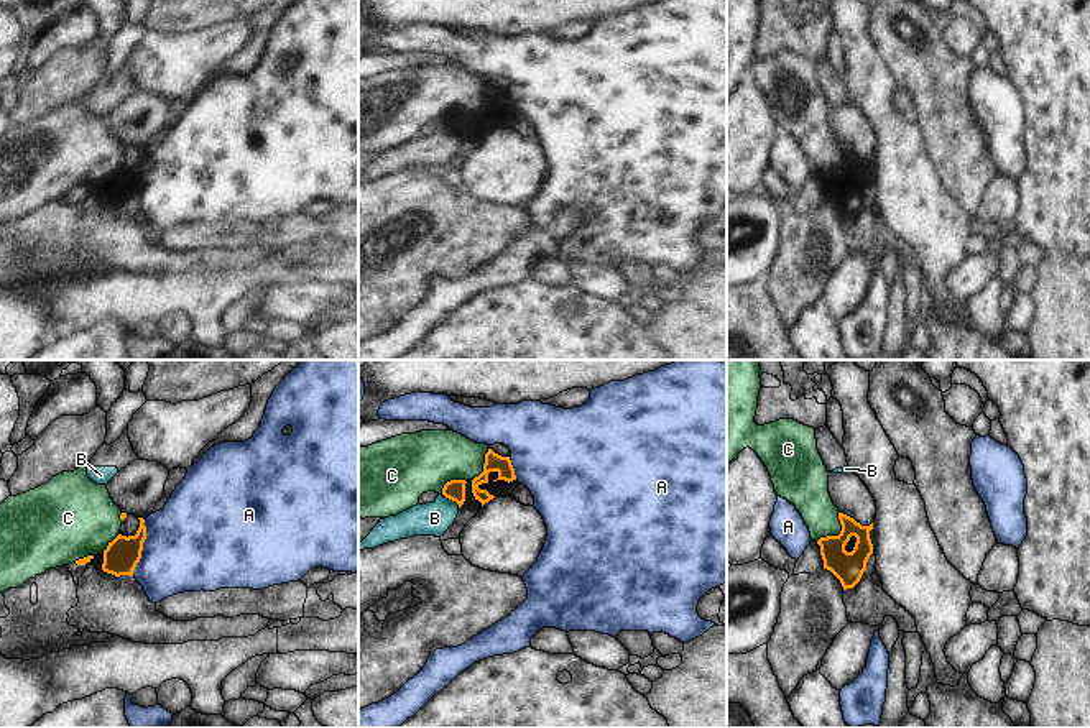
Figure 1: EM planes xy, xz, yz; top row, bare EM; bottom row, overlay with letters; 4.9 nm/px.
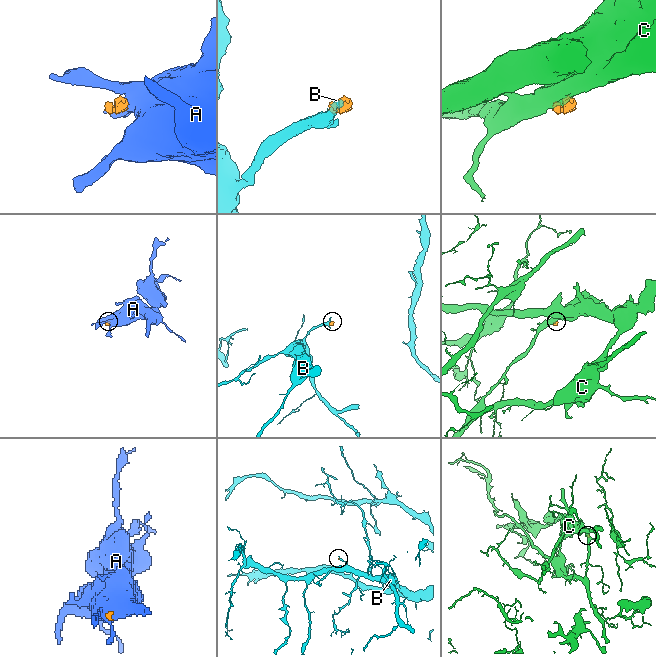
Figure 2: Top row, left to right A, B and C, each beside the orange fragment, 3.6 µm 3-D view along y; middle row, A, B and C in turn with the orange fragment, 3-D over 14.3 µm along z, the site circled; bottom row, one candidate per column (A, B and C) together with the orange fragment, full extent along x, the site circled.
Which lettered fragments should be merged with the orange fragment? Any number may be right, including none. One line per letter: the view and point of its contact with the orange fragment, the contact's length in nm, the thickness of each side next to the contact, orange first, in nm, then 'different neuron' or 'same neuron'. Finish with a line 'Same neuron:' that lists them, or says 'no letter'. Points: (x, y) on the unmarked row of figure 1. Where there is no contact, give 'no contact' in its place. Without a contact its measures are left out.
A: xy (142, 179) | 280 nm | 170/460 nm | different neuron
B: xz (452, 132) | 90 nm | 100/160 nm | different neuron
C: yz (839, 166) | 190 nm | 150/190 nm | different neuron
Same neuron: no letter

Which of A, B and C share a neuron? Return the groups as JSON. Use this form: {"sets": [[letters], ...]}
{"sets": [["A"], ["B"], ["C"]]}

